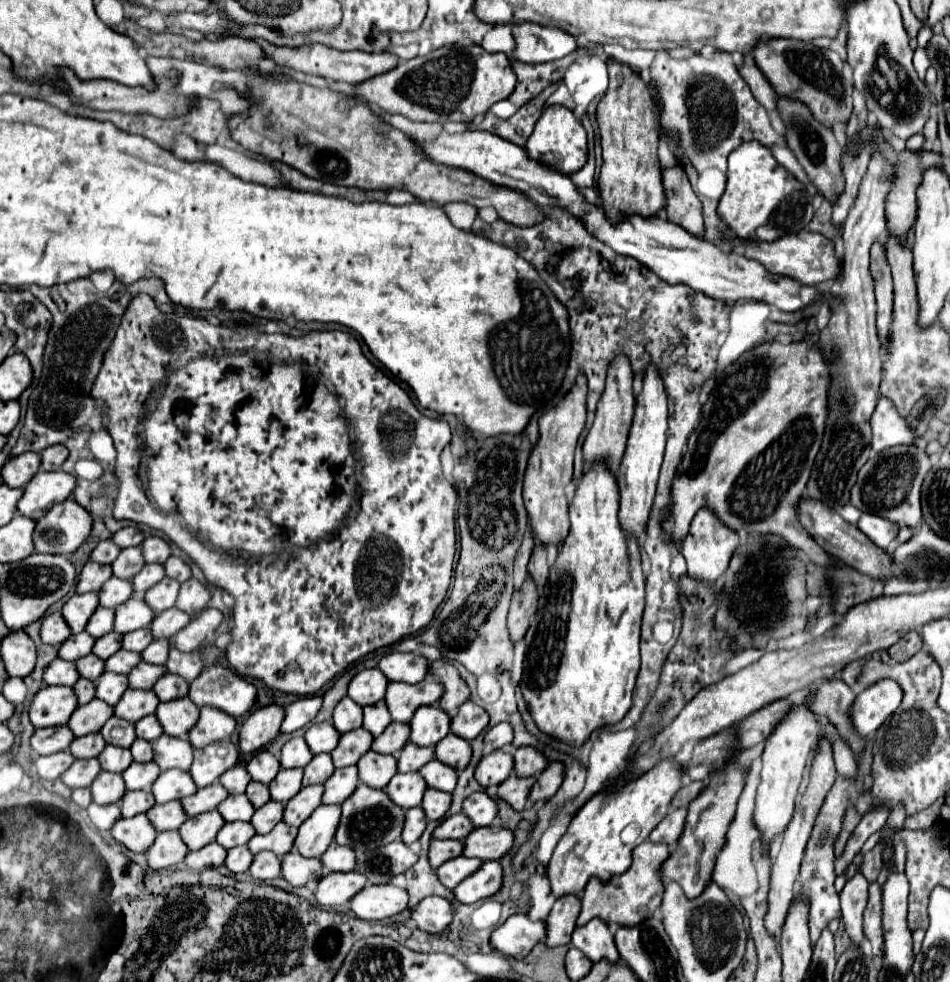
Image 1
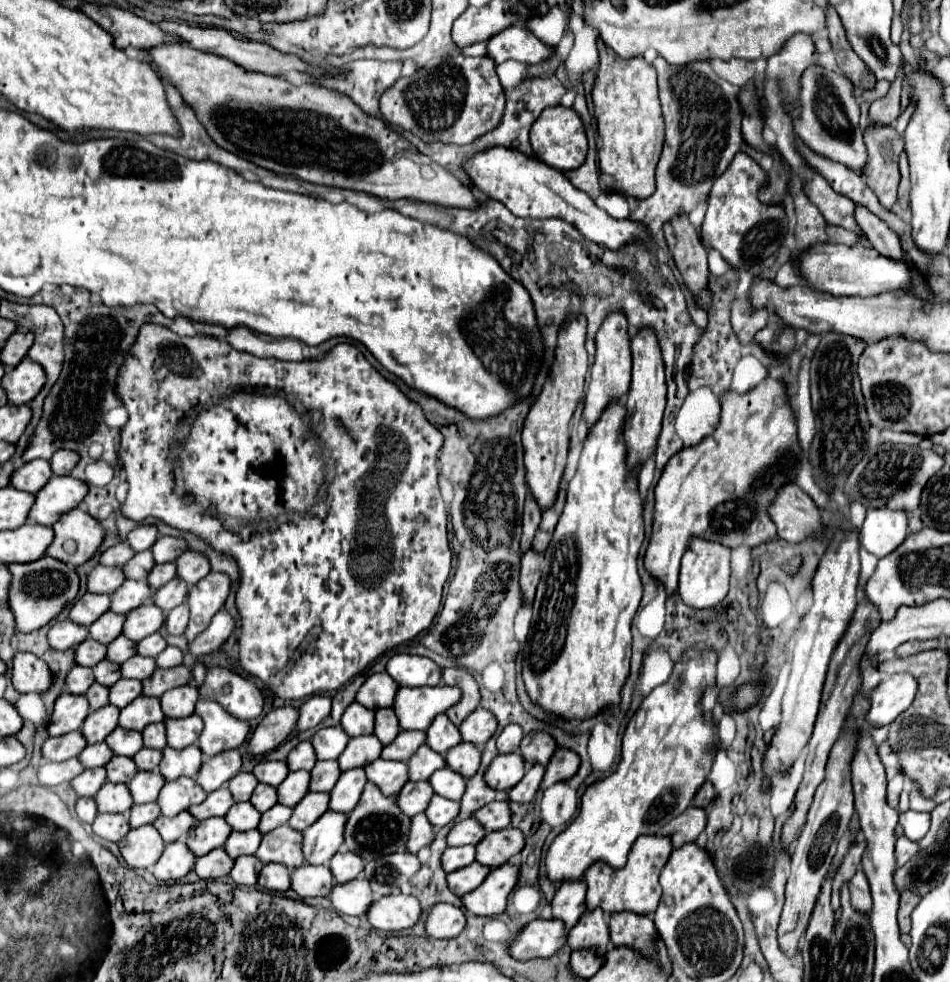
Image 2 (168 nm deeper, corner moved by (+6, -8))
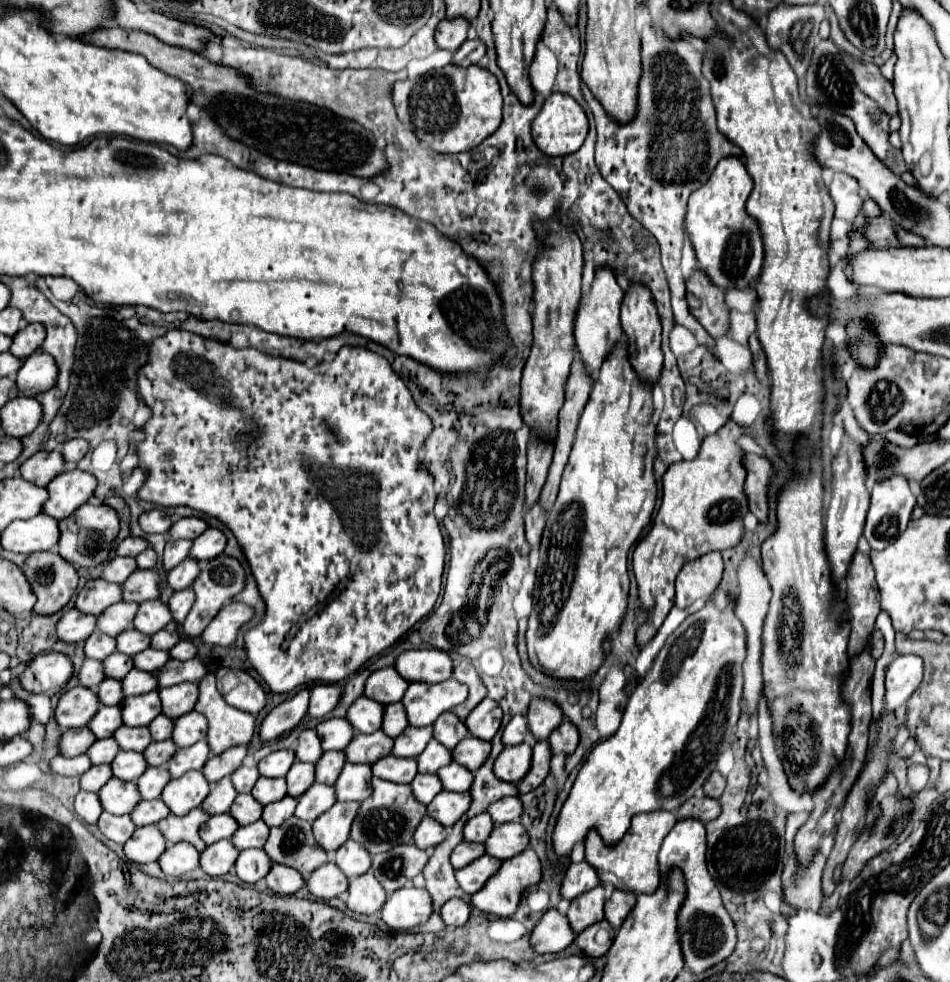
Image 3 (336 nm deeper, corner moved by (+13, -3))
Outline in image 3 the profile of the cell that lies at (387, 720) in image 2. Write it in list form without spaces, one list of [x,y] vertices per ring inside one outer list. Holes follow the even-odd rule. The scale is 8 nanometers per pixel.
[[[400,702],[388,704],[388,706],[384,708],[384,718],[382,718],[382,730],[384,730],[384,734],[388,734],[390,738],[394,738],[394,736],[398,736],[406,726],[408,726],[408,720],[406,720],[404,706],[402,706]]]

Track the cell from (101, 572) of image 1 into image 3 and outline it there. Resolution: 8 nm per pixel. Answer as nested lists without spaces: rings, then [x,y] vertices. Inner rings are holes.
[[[116,556],[112,558],[106,568],[102,570],[102,580],[106,582],[116,582],[116,584],[122,584],[132,572],[136,570],[136,562],[134,558],[122,558],[122,556]]]

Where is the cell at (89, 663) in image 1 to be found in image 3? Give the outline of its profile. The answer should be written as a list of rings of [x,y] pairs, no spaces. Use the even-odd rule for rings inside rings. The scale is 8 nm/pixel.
[[[114,652],[110,654],[104,662],[104,674],[108,678],[124,678],[130,670],[132,670],[132,656],[126,656],[126,654],[120,654],[120,652]]]

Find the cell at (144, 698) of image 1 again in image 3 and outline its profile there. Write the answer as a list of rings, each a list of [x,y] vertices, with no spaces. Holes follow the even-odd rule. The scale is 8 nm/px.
[[[156,690],[138,694],[138,696],[128,696],[120,704],[120,708],[122,708],[122,720],[126,726],[148,726],[162,712]]]

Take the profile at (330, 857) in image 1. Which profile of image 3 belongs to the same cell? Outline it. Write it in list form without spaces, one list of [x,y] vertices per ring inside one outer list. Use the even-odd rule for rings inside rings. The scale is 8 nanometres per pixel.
[[[348,840],[344,846],[340,846],[334,854],[334,862],[336,866],[344,872],[344,876],[348,880],[362,876],[364,872],[368,872],[368,868],[372,866],[372,858],[368,856],[368,852],[364,850],[364,846],[360,846],[354,840]]]

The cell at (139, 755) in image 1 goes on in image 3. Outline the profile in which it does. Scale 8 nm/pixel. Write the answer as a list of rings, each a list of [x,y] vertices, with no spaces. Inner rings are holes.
[[[162,740],[162,742],[152,742],[152,746],[148,746],[148,750],[144,750],[142,754],[144,754],[148,766],[162,766],[172,758],[174,752],[176,752],[174,742]]]

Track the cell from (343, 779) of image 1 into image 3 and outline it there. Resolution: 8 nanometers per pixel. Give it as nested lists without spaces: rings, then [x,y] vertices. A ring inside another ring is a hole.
[[[346,764],[340,772],[340,778],[336,780],[336,800],[338,802],[362,802],[370,796],[370,766],[368,764]]]

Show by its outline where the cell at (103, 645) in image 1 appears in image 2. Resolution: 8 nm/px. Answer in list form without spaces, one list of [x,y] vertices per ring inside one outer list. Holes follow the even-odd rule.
[[[119,635],[113,643],[107,645],[107,659],[113,663],[123,663],[131,659],[137,653],[137,643],[127,639],[125,635]]]

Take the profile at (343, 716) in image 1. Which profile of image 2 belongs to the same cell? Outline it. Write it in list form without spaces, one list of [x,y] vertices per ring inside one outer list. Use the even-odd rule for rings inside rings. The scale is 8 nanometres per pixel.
[[[351,703],[341,719],[341,727],[347,731],[349,737],[371,735],[375,727],[375,711],[363,707],[361,703]]]

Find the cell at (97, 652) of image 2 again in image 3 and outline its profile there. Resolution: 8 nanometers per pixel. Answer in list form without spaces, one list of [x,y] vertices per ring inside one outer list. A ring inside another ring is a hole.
[[[94,630],[84,644],[86,658],[94,658],[94,660],[104,660],[114,650],[116,650],[116,640],[112,636],[98,632],[98,630]]]

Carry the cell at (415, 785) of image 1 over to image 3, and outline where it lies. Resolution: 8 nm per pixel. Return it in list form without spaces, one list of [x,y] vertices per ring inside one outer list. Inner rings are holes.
[[[416,774],[416,778],[412,780],[412,792],[414,792],[414,798],[420,802],[420,804],[430,804],[432,798],[442,792],[442,784],[438,780],[436,774]]]

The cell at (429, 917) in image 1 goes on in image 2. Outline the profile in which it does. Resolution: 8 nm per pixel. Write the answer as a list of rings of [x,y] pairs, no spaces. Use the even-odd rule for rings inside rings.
[[[439,903],[431,907],[427,913],[427,935],[435,939],[451,939],[457,937],[465,929],[467,917],[461,907],[453,907],[447,903]]]

